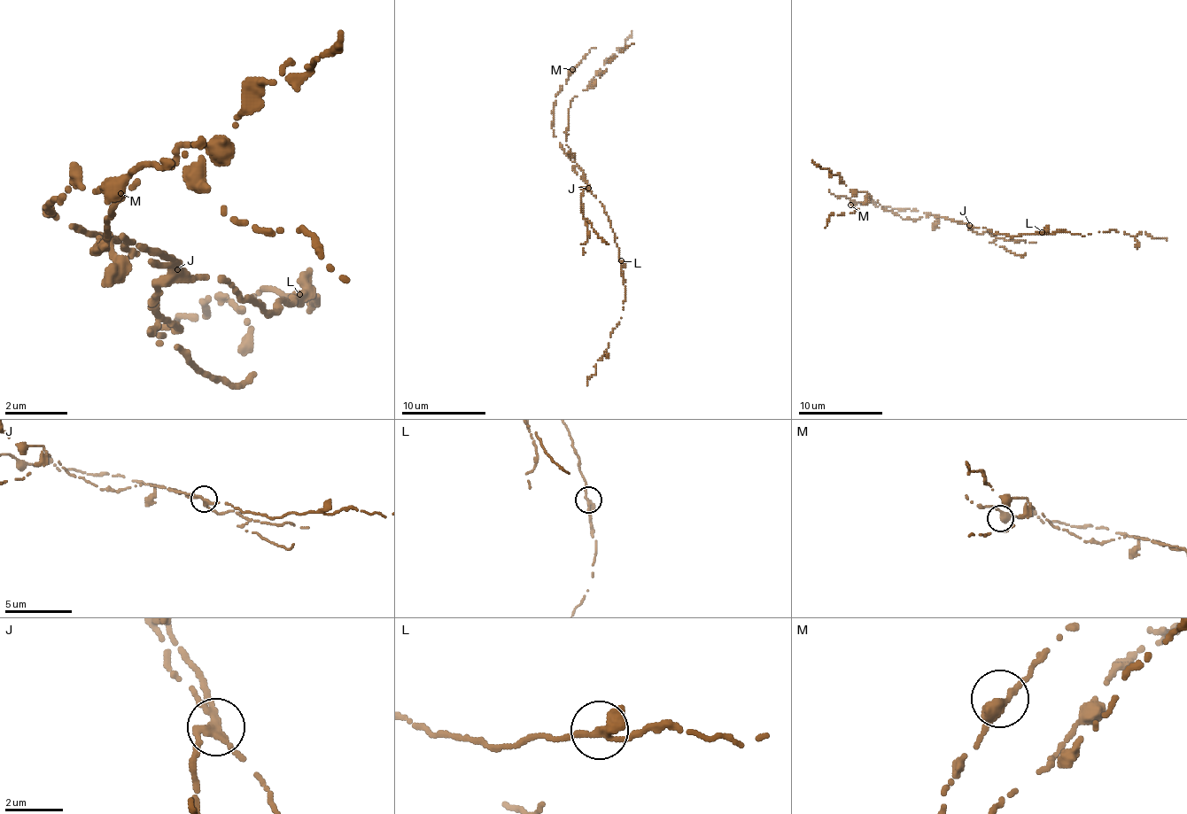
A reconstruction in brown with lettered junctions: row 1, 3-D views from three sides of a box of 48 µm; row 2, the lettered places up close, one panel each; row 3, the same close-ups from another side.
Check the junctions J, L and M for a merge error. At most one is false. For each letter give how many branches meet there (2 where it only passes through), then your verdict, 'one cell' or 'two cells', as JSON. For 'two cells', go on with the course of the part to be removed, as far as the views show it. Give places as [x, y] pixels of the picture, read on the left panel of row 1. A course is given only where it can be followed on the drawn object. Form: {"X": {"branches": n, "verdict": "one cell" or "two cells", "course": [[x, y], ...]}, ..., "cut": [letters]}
{"J": {"branches": 3, "verdict": "two cells", "course": [[174, 271], [120, 232], [96, 240], [104, 247], [112, 201], [182, 146], [213, 146], [338, 29]]}, "L": {"branches": 3, "verdict": "one cell"}, "M": {"branches": 2, "verdict": "one cell"}, "cut": ["J"]}

